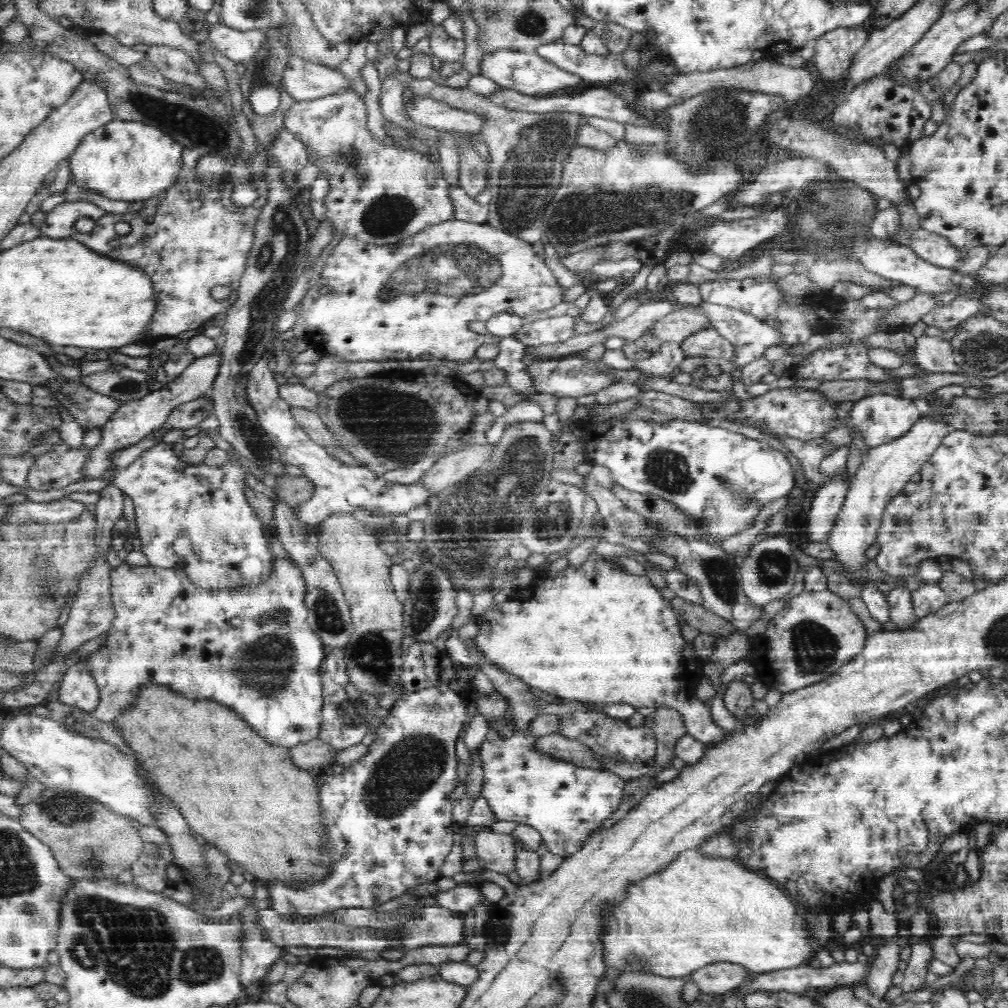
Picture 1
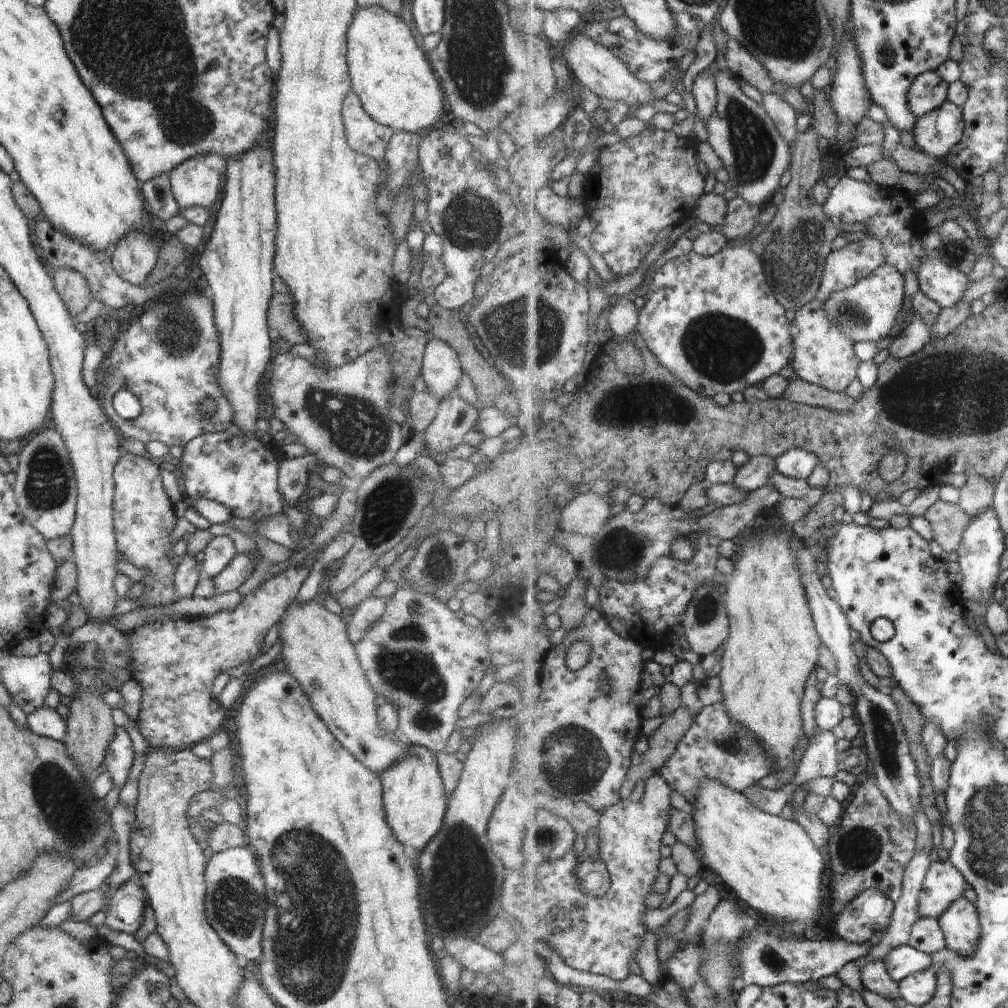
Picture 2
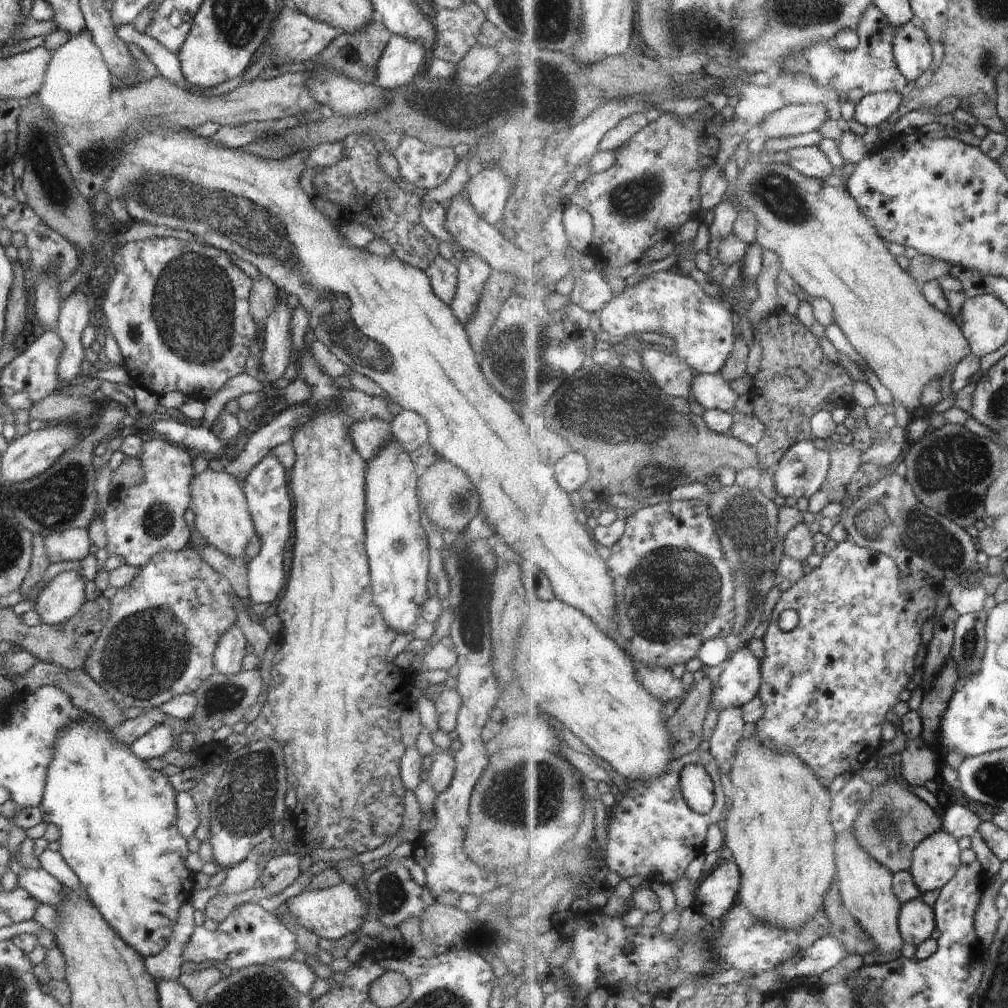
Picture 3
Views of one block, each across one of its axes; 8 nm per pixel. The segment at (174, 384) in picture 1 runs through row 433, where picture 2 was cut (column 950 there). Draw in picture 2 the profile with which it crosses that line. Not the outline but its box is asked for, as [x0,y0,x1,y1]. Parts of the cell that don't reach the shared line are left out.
[915,100,968,160]

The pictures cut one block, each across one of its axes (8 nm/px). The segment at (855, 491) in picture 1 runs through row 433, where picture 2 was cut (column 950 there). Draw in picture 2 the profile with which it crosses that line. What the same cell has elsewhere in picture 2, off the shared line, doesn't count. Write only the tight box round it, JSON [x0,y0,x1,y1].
[940,897,983,957]

